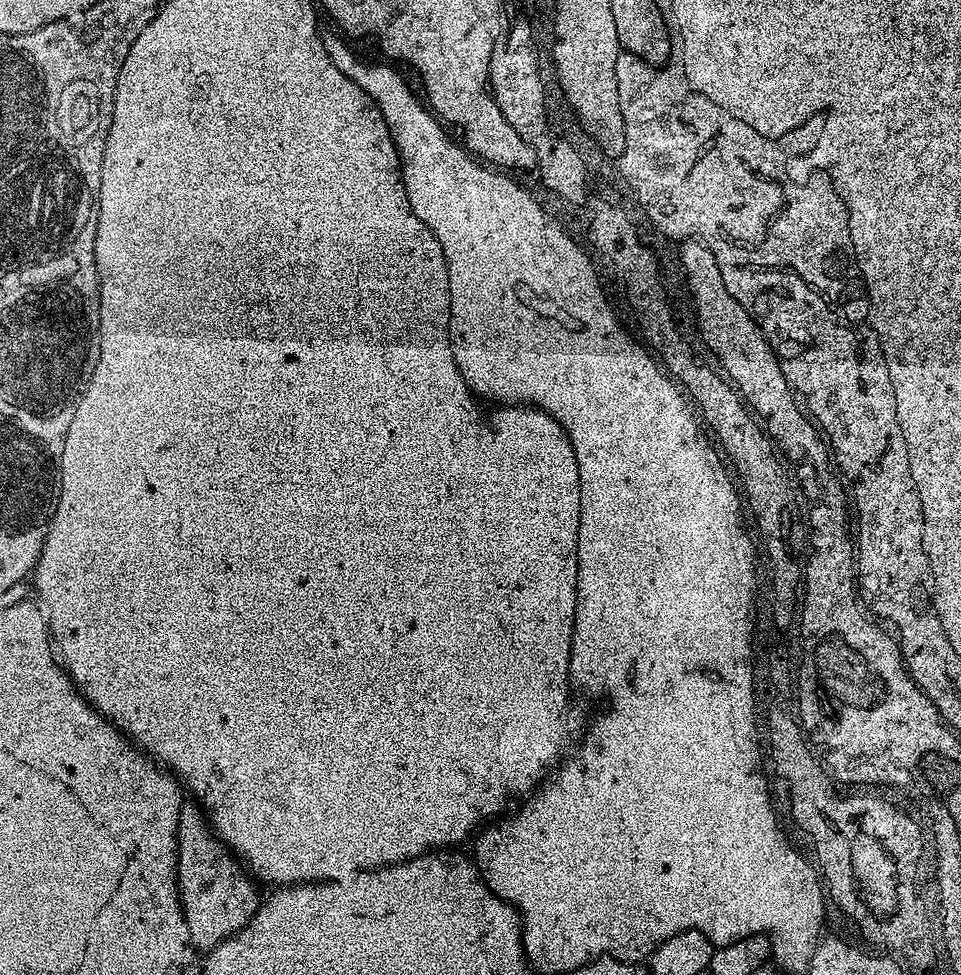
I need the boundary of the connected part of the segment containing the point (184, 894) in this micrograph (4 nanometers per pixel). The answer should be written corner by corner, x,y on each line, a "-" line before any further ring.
240,866
222,868
214,878
200,882
202,874
184,874
184,887
180,889
184,922
187,925
189,943
193,946
213,948
227,940
238,929
248,924
250,918
260,908
262,896
259,896
257,883
248,877

